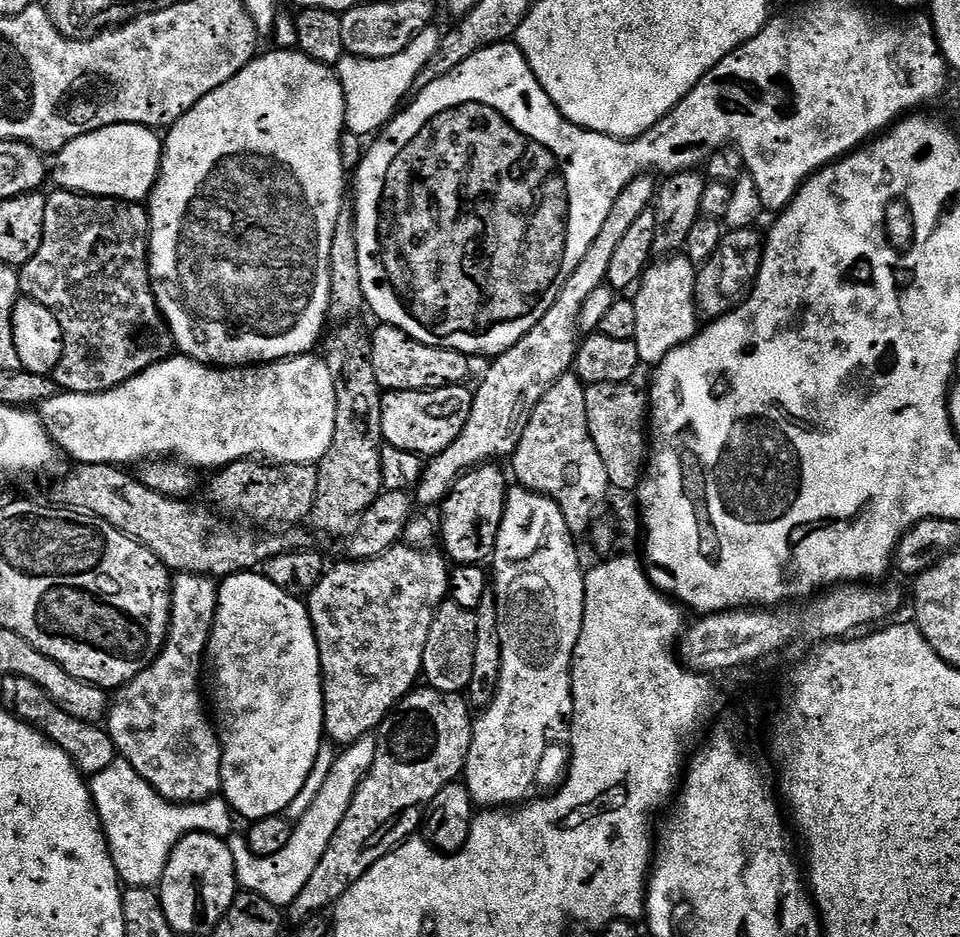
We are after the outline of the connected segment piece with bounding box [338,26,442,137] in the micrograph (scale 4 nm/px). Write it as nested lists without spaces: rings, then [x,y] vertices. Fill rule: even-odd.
[[[430,26],[424,32],[418,33],[410,46],[406,46],[406,50],[390,58],[361,60],[358,56],[345,55],[338,65],[338,75],[344,91],[344,122],[347,131],[356,136],[369,135],[368,137],[379,133],[405,103],[404,95],[413,91],[412,83],[419,78],[420,72],[422,76],[428,63],[435,58],[441,39],[441,29]]]

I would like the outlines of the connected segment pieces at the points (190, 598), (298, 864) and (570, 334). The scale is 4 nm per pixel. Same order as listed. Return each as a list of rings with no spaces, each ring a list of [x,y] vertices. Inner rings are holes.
[[[191,574],[175,577],[172,585],[171,631],[162,651],[151,661],[150,670],[145,671],[142,678],[125,684],[111,697],[106,713],[107,734],[123,763],[130,765],[160,797],[173,804],[195,804],[210,800],[221,791],[222,745],[206,711],[202,686],[192,672],[186,673],[184,680],[172,680],[183,660],[192,668],[198,667],[200,660],[202,664],[202,657],[208,650],[208,637],[212,635],[217,595],[218,584],[215,579]],[[155,675],[164,680],[155,684]]]
[[[372,734],[364,736],[361,740],[347,745],[341,752],[344,753],[331,761],[330,772],[326,775],[322,790],[319,790],[306,814],[295,821],[289,844],[280,852],[270,857],[260,857],[249,848],[247,837],[236,836],[237,834],[227,837],[226,841],[235,864],[236,881],[241,889],[257,893],[279,908],[286,908],[296,900],[310,874],[314,874],[314,866],[318,866],[330,838],[334,838],[334,830],[342,826],[342,818],[346,818],[346,810],[350,810],[350,802],[358,786],[364,781],[374,762],[376,737]]]
[[[641,174],[624,187],[622,194],[618,194],[598,238],[594,238],[590,250],[584,255],[572,277],[565,282],[564,289],[550,306],[549,312],[513,348],[500,353],[489,363],[492,365],[489,366],[480,389],[477,387],[472,397],[472,409],[466,426],[447,448],[437,451],[427,461],[420,481],[414,488],[417,505],[439,505],[451,492],[459,476],[481,464],[497,461],[498,456],[511,457],[516,451],[516,441],[520,439],[534,401],[544,395],[553,380],[559,380],[576,363],[576,315],[579,314],[580,307],[599,290],[600,283],[603,285],[607,281],[610,258],[614,250],[618,250],[618,242],[626,236],[626,230],[630,230],[637,218],[649,211],[658,189],[657,181],[652,181],[650,177],[651,175]]]

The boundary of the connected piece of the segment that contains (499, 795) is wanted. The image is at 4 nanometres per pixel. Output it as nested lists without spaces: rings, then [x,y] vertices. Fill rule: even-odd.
[[[512,486],[508,490],[508,498],[504,502],[504,517],[496,535],[496,548],[490,557],[490,580],[496,587],[494,593],[498,600],[498,635],[501,639],[501,676],[496,694],[491,703],[484,708],[485,712],[475,717],[472,726],[472,741],[470,754],[462,773],[463,783],[466,785],[470,796],[477,805],[487,806],[496,810],[501,806],[516,806],[529,799],[528,791],[536,784],[536,775],[540,772],[540,763],[544,760],[544,751],[548,748],[548,727],[560,720],[560,715],[569,711],[572,703],[572,659],[576,656],[576,647],[582,622],[584,621],[584,574],[585,569],[580,568],[580,560],[576,557],[576,544],[574,533],[568,527],[562,510],[549,496],[542,496],[539,492],[531,491],[523,486]]]

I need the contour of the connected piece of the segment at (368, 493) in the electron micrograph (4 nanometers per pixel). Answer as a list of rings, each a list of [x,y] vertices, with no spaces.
[[[336,328],[322,340],[322,359],[328,363],[336,391],[336,425],[330,450],[318,462],[318,494],[310,517],[320,532],[340,536],[385,491],[380,465],[381,386],[374,378],[370,359],[370,336],[360,328]]]

